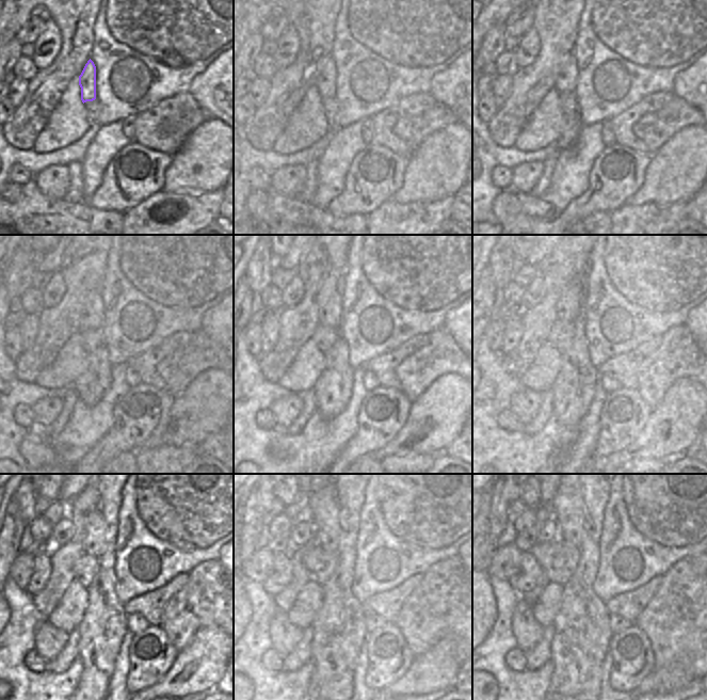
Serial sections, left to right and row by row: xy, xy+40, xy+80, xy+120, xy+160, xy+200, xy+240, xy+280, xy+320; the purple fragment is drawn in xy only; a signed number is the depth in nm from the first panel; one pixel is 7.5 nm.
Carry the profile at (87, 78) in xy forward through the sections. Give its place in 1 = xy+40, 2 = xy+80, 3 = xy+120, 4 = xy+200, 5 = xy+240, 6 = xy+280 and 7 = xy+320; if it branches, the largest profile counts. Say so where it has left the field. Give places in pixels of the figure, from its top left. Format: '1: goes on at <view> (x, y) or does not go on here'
1: goes on at xy+40 (325, 84)
2: goes on at xy+80 (566, 83)
3: goes on at xy+120 (92, 316)
4: goes on at xy+200 (569, 306)
5: goes on at xy+240 (95, 544)
6: goes on at xy+280 (324, 509)
7: goes on at xy+320 (567, 507)

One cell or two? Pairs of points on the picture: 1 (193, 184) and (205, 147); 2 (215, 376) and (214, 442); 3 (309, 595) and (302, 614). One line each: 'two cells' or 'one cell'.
1: one cell
2: two cells
3: one cell

